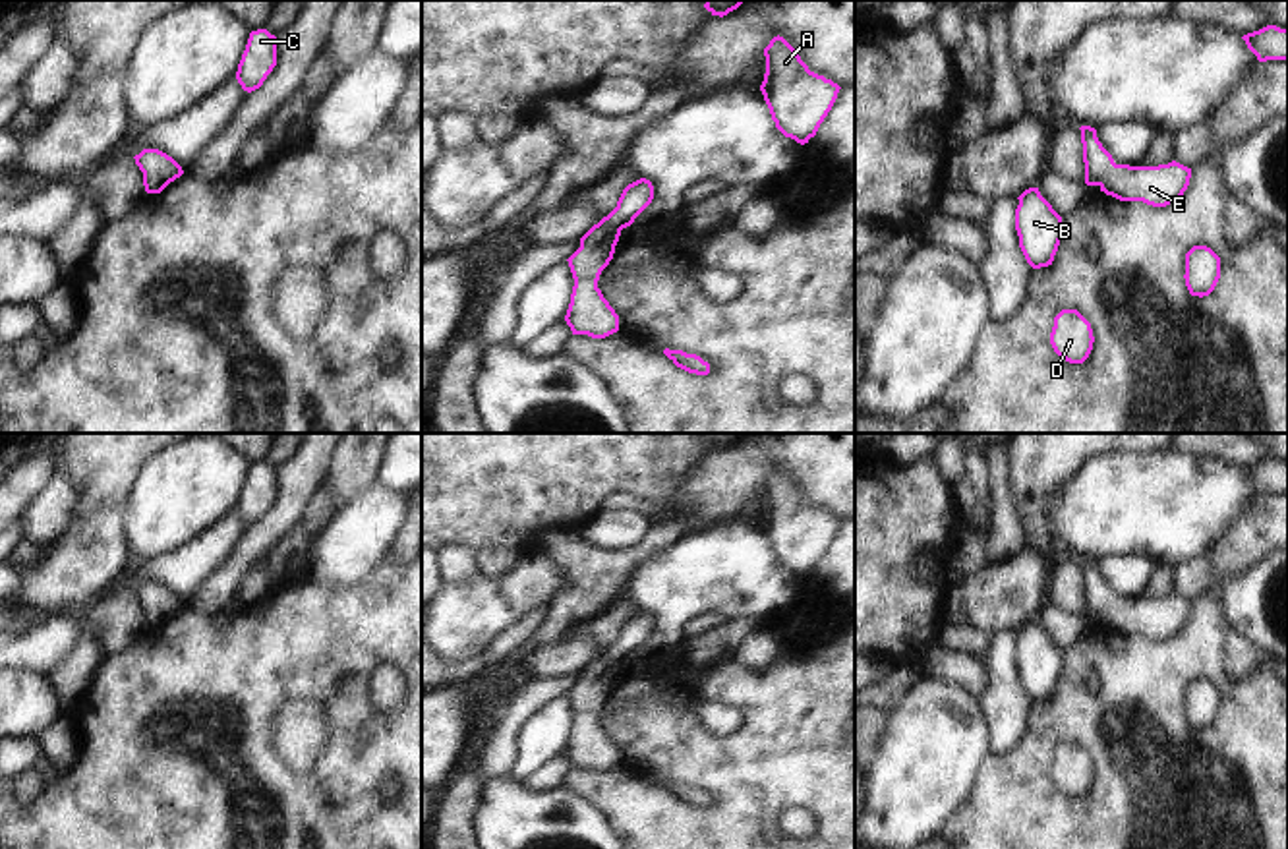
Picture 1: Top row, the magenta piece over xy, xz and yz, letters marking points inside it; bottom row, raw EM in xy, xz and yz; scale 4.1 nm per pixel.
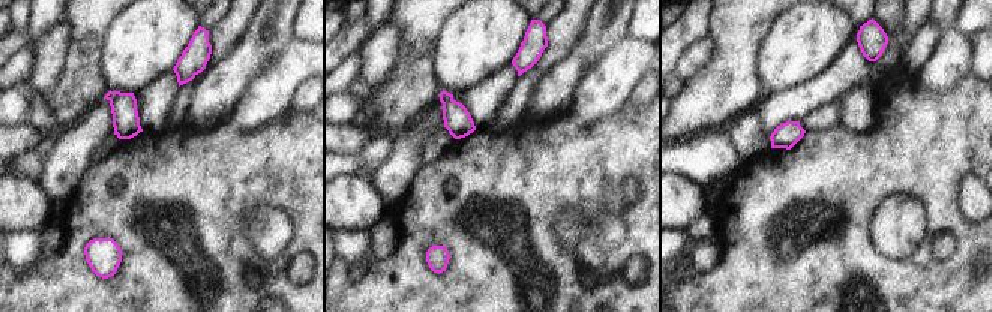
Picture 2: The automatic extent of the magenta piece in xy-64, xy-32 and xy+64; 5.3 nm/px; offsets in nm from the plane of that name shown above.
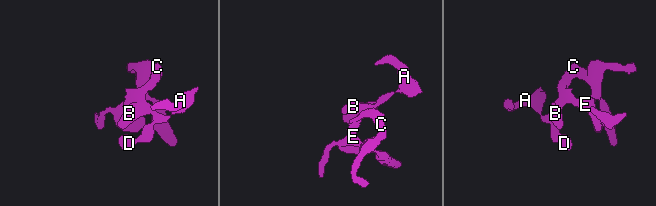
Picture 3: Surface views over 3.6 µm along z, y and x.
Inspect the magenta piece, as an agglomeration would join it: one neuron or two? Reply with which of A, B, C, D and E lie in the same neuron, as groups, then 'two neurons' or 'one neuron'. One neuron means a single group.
A B C D E; one neuron

